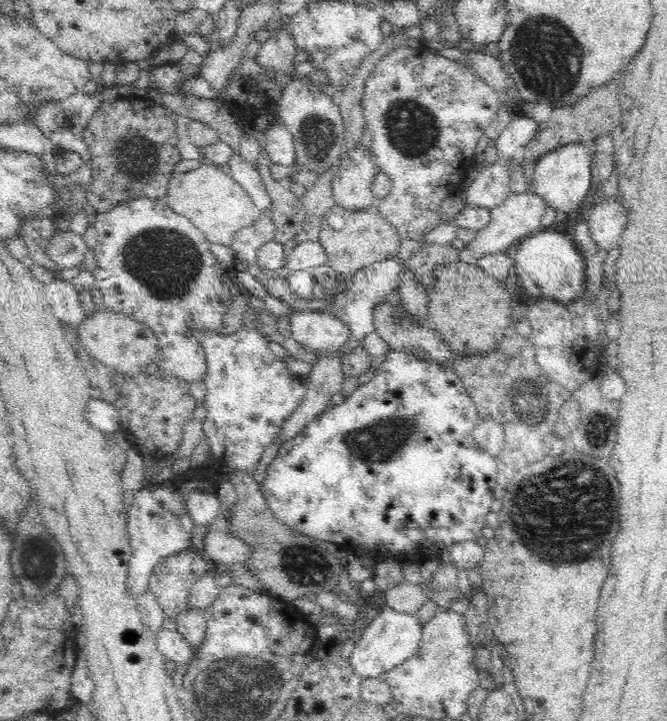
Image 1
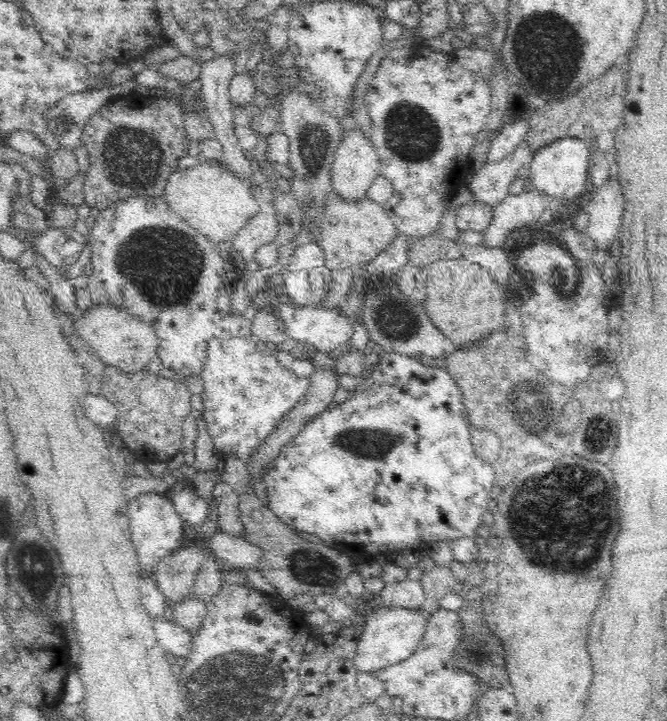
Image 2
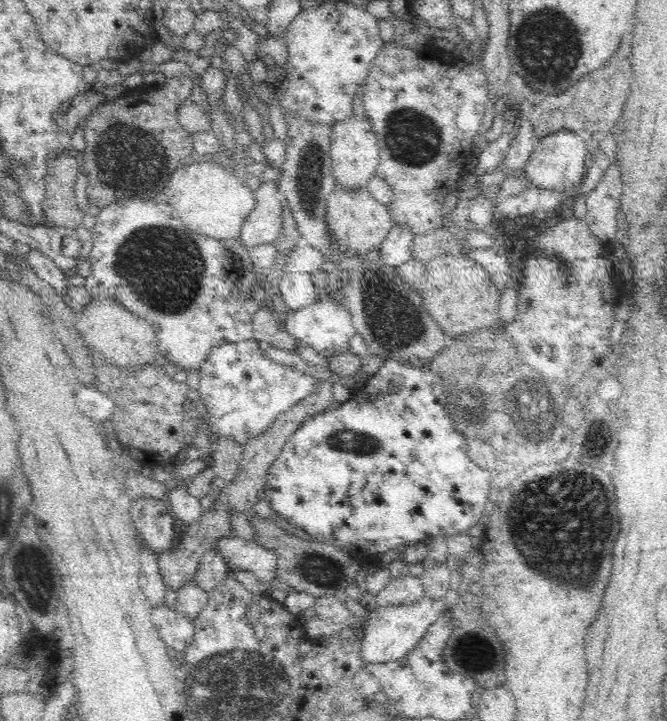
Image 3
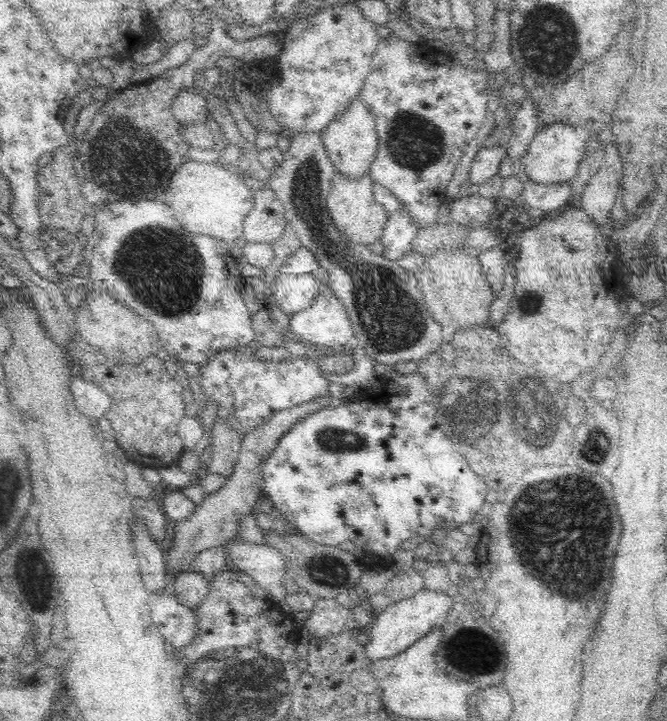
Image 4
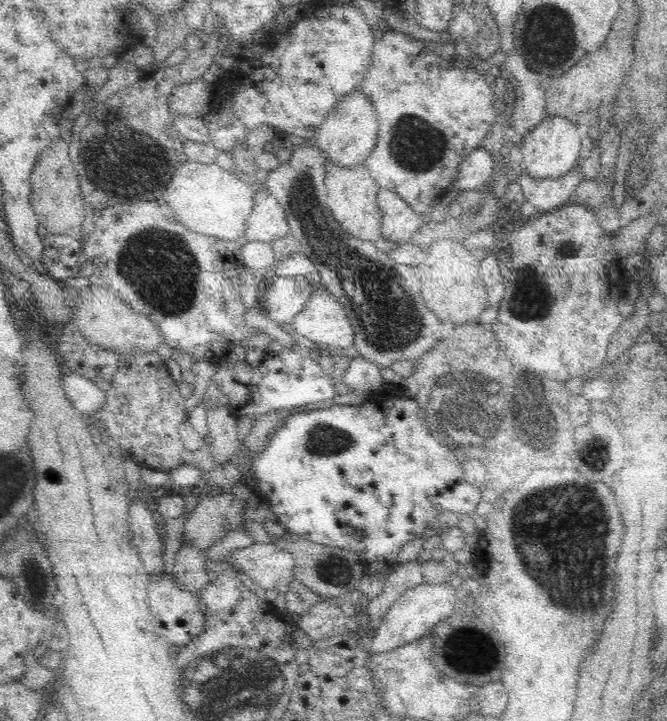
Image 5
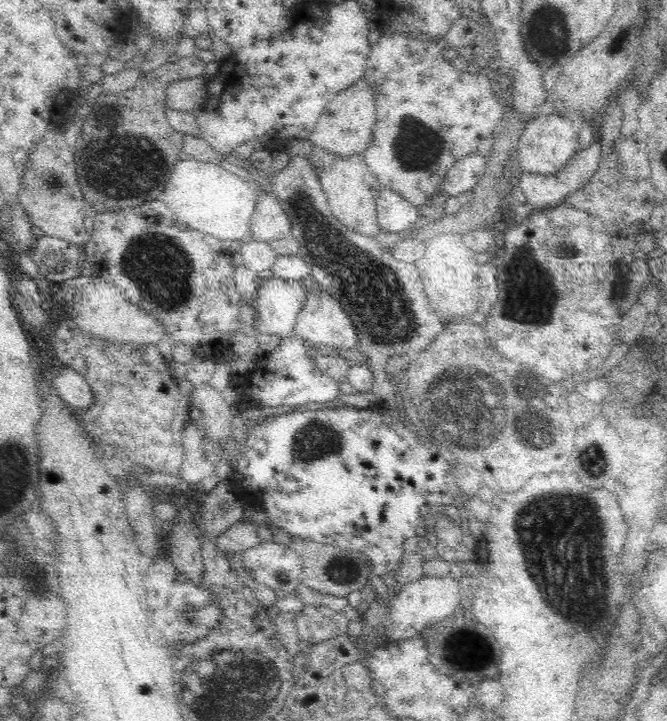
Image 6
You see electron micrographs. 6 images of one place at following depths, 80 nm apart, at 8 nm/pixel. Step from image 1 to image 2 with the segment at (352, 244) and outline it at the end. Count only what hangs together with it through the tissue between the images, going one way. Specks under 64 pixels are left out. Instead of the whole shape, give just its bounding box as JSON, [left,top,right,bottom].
[318,190,397,271]

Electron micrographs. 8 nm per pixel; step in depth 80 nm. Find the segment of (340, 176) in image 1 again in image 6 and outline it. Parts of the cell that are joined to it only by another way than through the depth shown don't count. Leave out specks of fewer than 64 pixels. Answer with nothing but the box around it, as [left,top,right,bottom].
[308,76,376,157]

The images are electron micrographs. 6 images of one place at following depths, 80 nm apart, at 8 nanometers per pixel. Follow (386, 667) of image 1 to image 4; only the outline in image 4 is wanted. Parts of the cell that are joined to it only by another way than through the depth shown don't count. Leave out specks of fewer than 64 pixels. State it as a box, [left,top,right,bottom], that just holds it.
[365,587,453,661]

